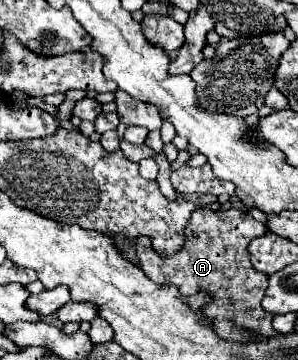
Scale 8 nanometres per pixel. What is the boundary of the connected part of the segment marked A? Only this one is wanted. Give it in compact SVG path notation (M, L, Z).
M199 208L191 214L187 230L185 230L185 244L181 252L171 258L161 258L151 248L151 240L147 236L139 236L135 240L135 250L139 258L139 266L147 278L157 284L175 284L179 286L183 296L191 296L197 290L205 290L213 294L213 298L225 304L231 310L231 320L237 328L257 330L263 338L271 338L277 332L271 326L273 314L265 312L261 306L261 298L267 290L267 276L259 274L249 260L247 246L253 238L263 236L267 226L257 222L249 212L229 208L229 210L211 210Z

